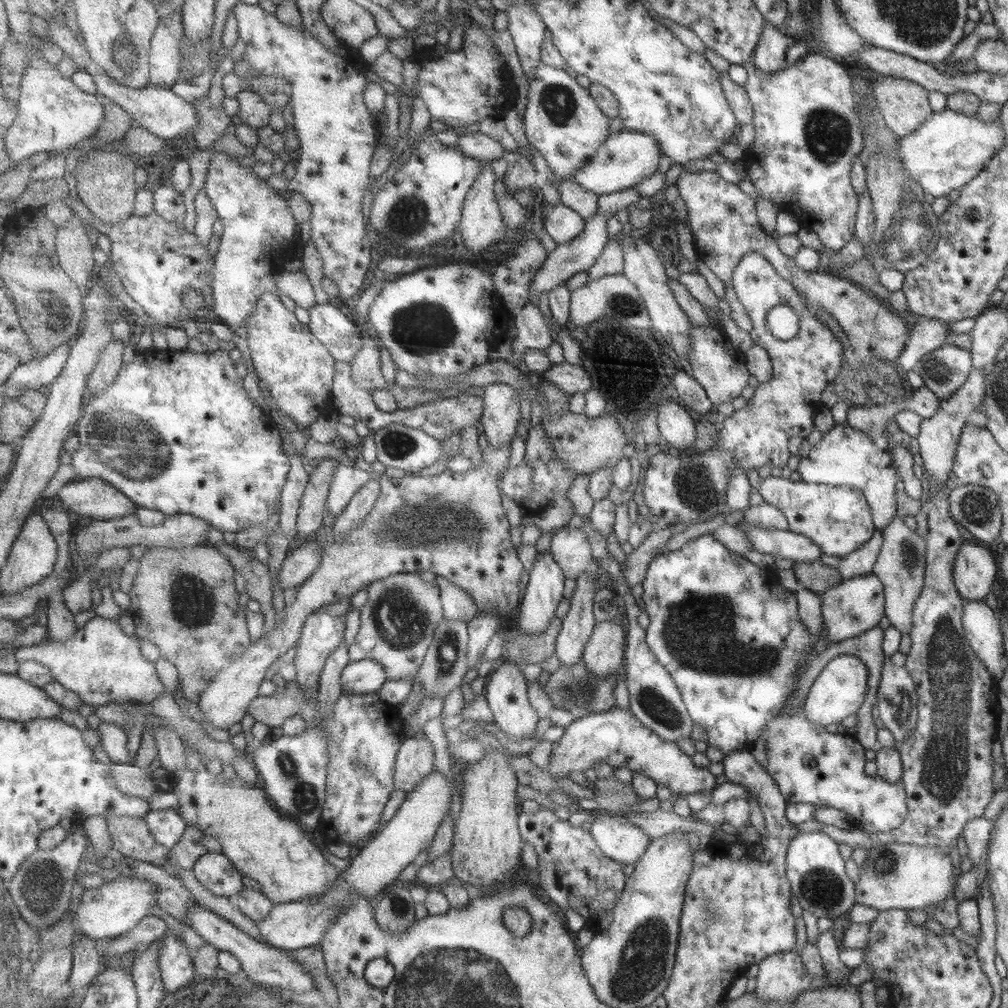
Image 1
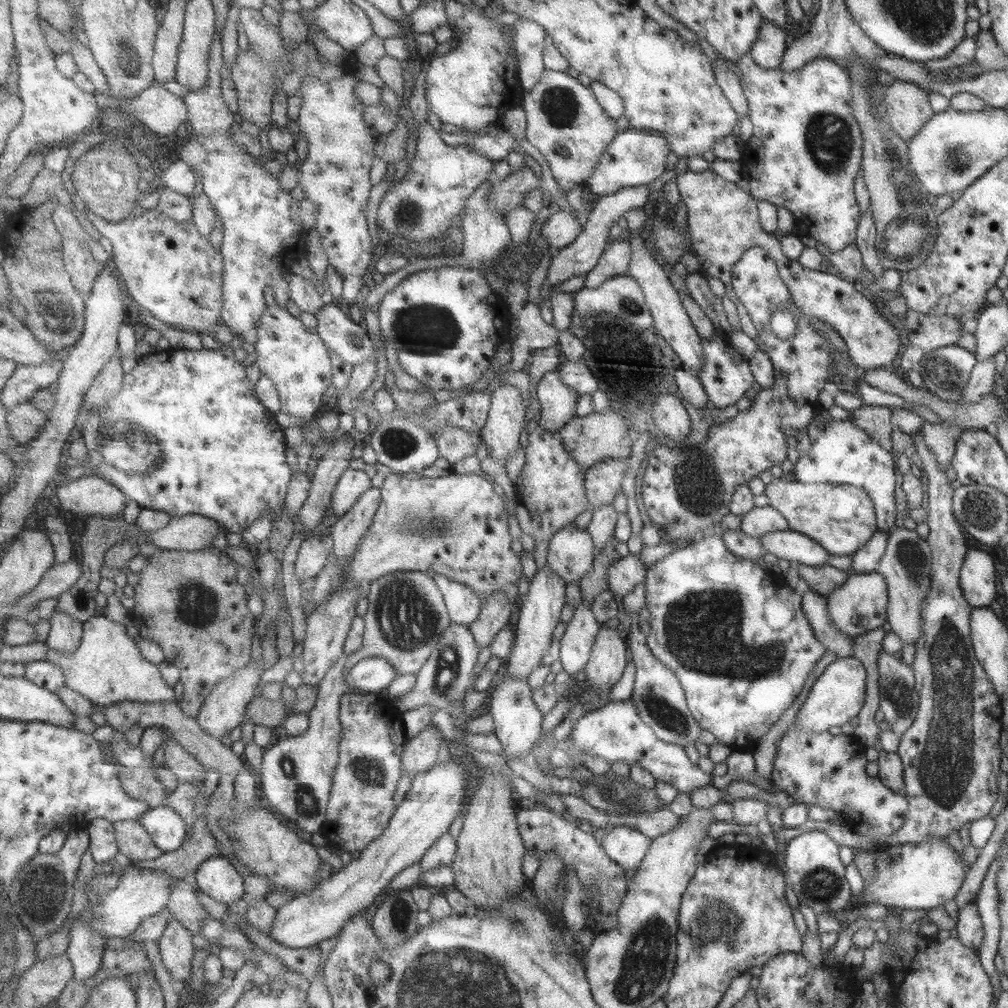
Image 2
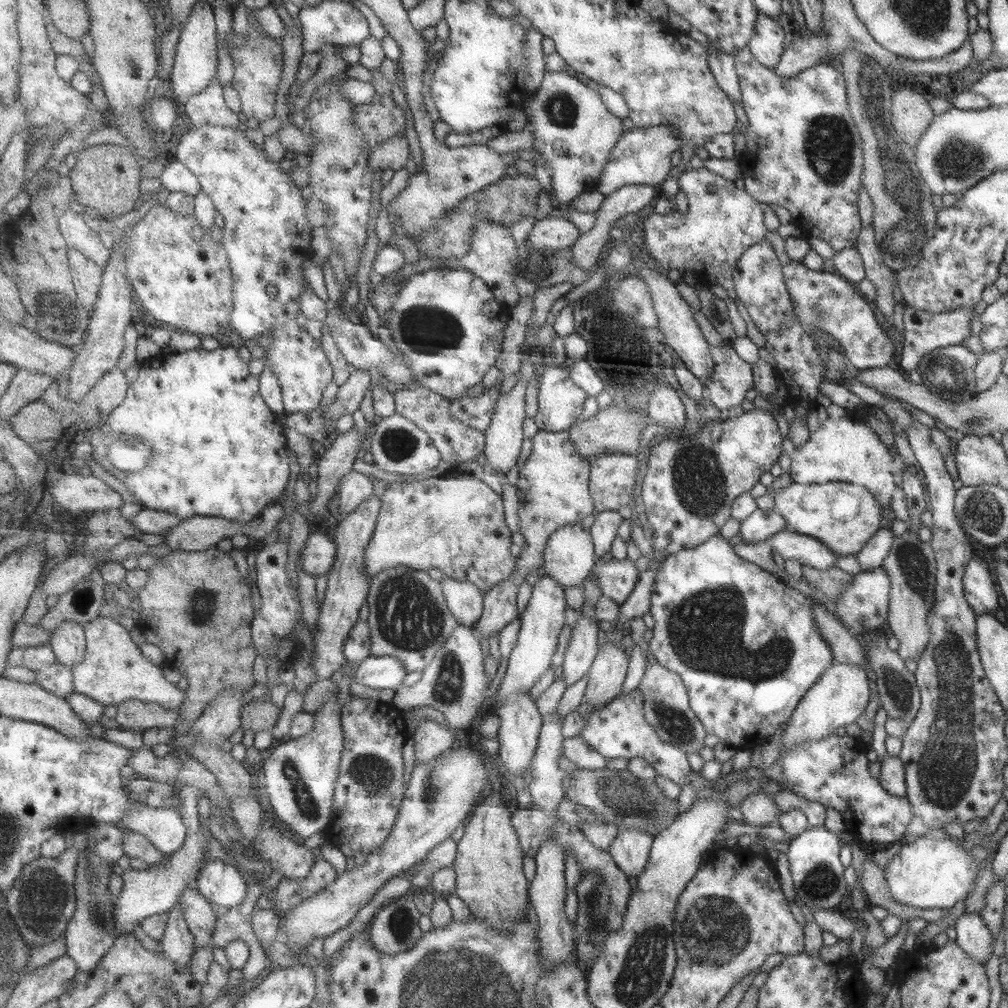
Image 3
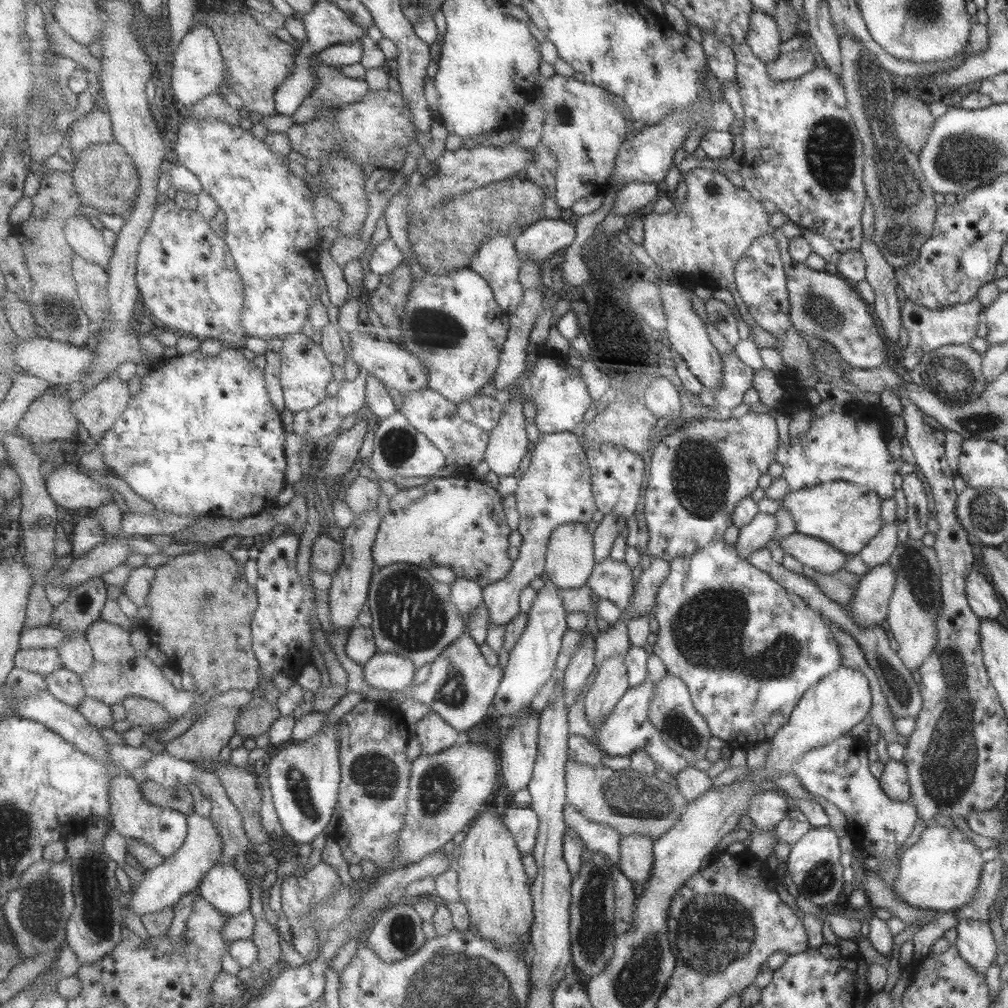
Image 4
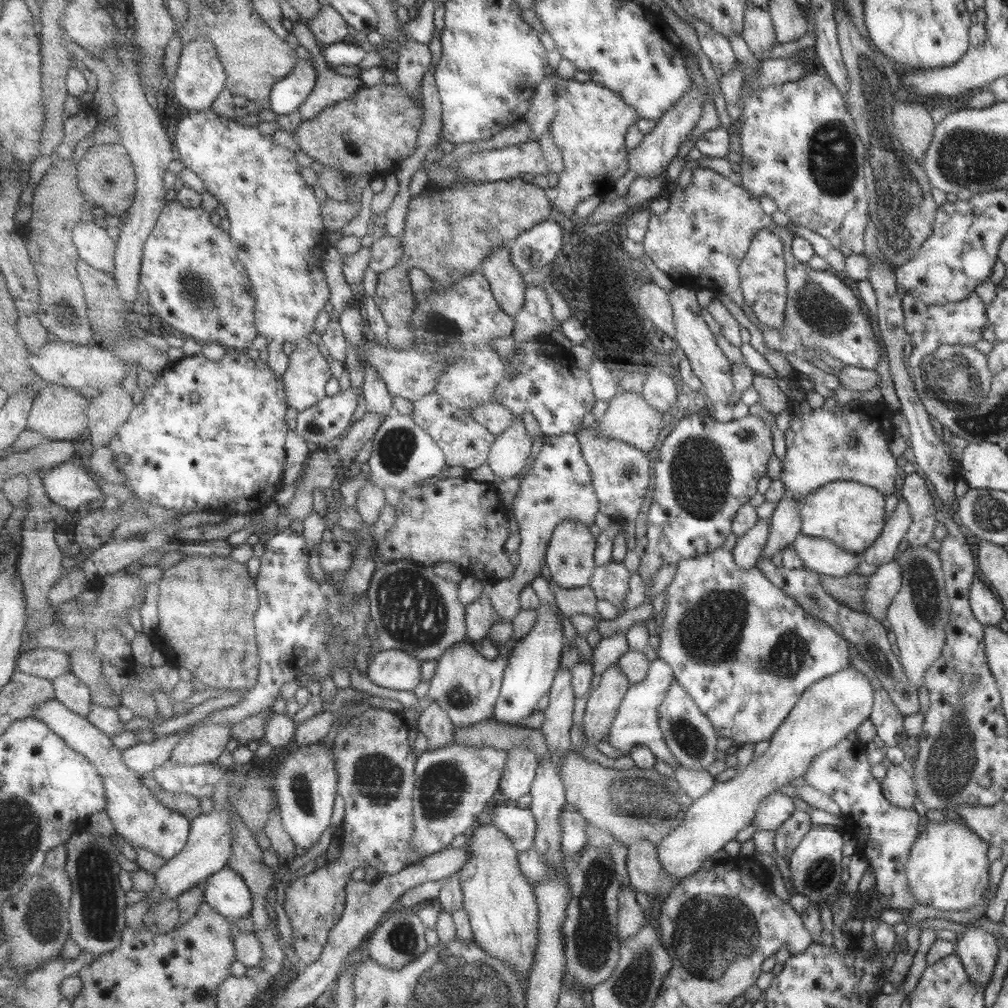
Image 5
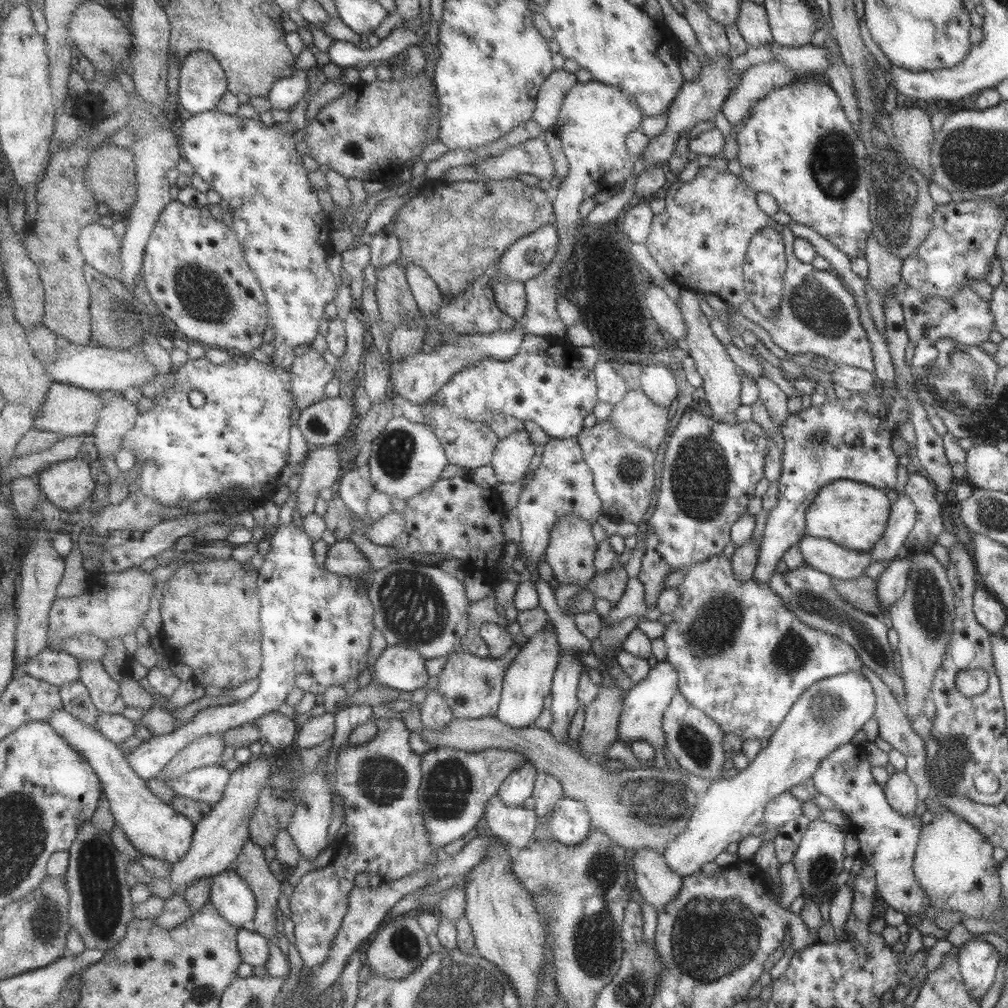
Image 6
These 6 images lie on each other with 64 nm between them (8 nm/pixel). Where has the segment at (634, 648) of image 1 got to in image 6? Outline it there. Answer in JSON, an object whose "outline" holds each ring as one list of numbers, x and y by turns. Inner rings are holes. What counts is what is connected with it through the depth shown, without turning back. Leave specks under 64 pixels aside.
{"outline":[[676,690,667,708,663,711,662,729,667,748,677,760,680,770,706,778,710,782,722,779,725,764,725,749,721,746,724,732,701,710,691,706]]}

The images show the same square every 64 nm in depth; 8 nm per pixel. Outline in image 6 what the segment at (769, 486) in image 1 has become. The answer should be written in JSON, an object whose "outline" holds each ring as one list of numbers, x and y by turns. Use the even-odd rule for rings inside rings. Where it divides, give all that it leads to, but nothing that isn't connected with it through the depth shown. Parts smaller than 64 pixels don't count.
{"outline":[[840,479,824,485,805,511,805,535,829,541,849,550,869,552,883,535,890,510,886,491,861,482]]}

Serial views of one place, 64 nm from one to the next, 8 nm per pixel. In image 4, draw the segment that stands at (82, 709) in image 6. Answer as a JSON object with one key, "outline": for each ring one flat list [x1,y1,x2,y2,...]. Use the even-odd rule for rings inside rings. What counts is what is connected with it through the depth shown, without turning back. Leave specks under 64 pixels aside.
{"outline":[[60,668,45,678,48,682,49,692,61,702,66,702,76,709,80,708,80,701,83,701,83,697,88,696,83,679,75,671]]}

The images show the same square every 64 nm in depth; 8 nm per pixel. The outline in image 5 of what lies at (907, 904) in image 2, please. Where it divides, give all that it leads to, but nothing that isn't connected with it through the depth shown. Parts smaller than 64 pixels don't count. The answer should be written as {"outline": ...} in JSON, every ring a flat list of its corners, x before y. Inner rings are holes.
{"outline":[[947,817,946,821,926,822,912,844,906,862,906,877,908,889,912,897,923,906,932,906,937,910,956,910,963,912,982,904,990,881,989,860,987,859,989,845,983,842,967,825,953,821]]}

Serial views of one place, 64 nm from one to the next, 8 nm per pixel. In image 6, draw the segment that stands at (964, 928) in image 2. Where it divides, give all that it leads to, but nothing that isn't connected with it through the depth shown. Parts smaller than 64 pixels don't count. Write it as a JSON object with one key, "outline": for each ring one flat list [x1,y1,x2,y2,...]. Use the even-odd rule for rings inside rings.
{"outline":[[977,935,959,948,957,963,963,987,973,999,981,1001,995,980,1000,955,993,946,974,936]]}

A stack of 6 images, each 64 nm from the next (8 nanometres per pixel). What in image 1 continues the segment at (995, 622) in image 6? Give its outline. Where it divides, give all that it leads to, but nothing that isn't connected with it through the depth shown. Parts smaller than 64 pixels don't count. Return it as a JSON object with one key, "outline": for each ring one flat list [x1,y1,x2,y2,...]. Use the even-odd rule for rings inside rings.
{"outline":[[961,542,952,562,952,577,962,601,984,601,995,582,997,565,990,549]]}

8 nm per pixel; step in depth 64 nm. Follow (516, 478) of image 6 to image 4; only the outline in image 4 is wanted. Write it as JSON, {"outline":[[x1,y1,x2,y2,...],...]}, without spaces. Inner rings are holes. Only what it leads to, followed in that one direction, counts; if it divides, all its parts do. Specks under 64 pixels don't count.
{"outline":[[510,394,505,414,499,426,491,432,485,462,499,477,512,476,529,452,529,434,523,414,524,396]]}

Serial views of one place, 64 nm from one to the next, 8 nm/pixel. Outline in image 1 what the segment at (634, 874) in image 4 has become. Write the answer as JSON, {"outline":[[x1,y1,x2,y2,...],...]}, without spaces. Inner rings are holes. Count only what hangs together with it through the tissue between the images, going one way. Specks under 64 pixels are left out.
{"outline":[[594,812,592,815,593,822,589,827,588,833,591,838,597,843,599,850,607,856,617,862,623,864,635,864,638,858,646,852,648,842,648,836,642,830,638,829,634,823,631,823,629,819,623,816,611,815,608,813]]}

